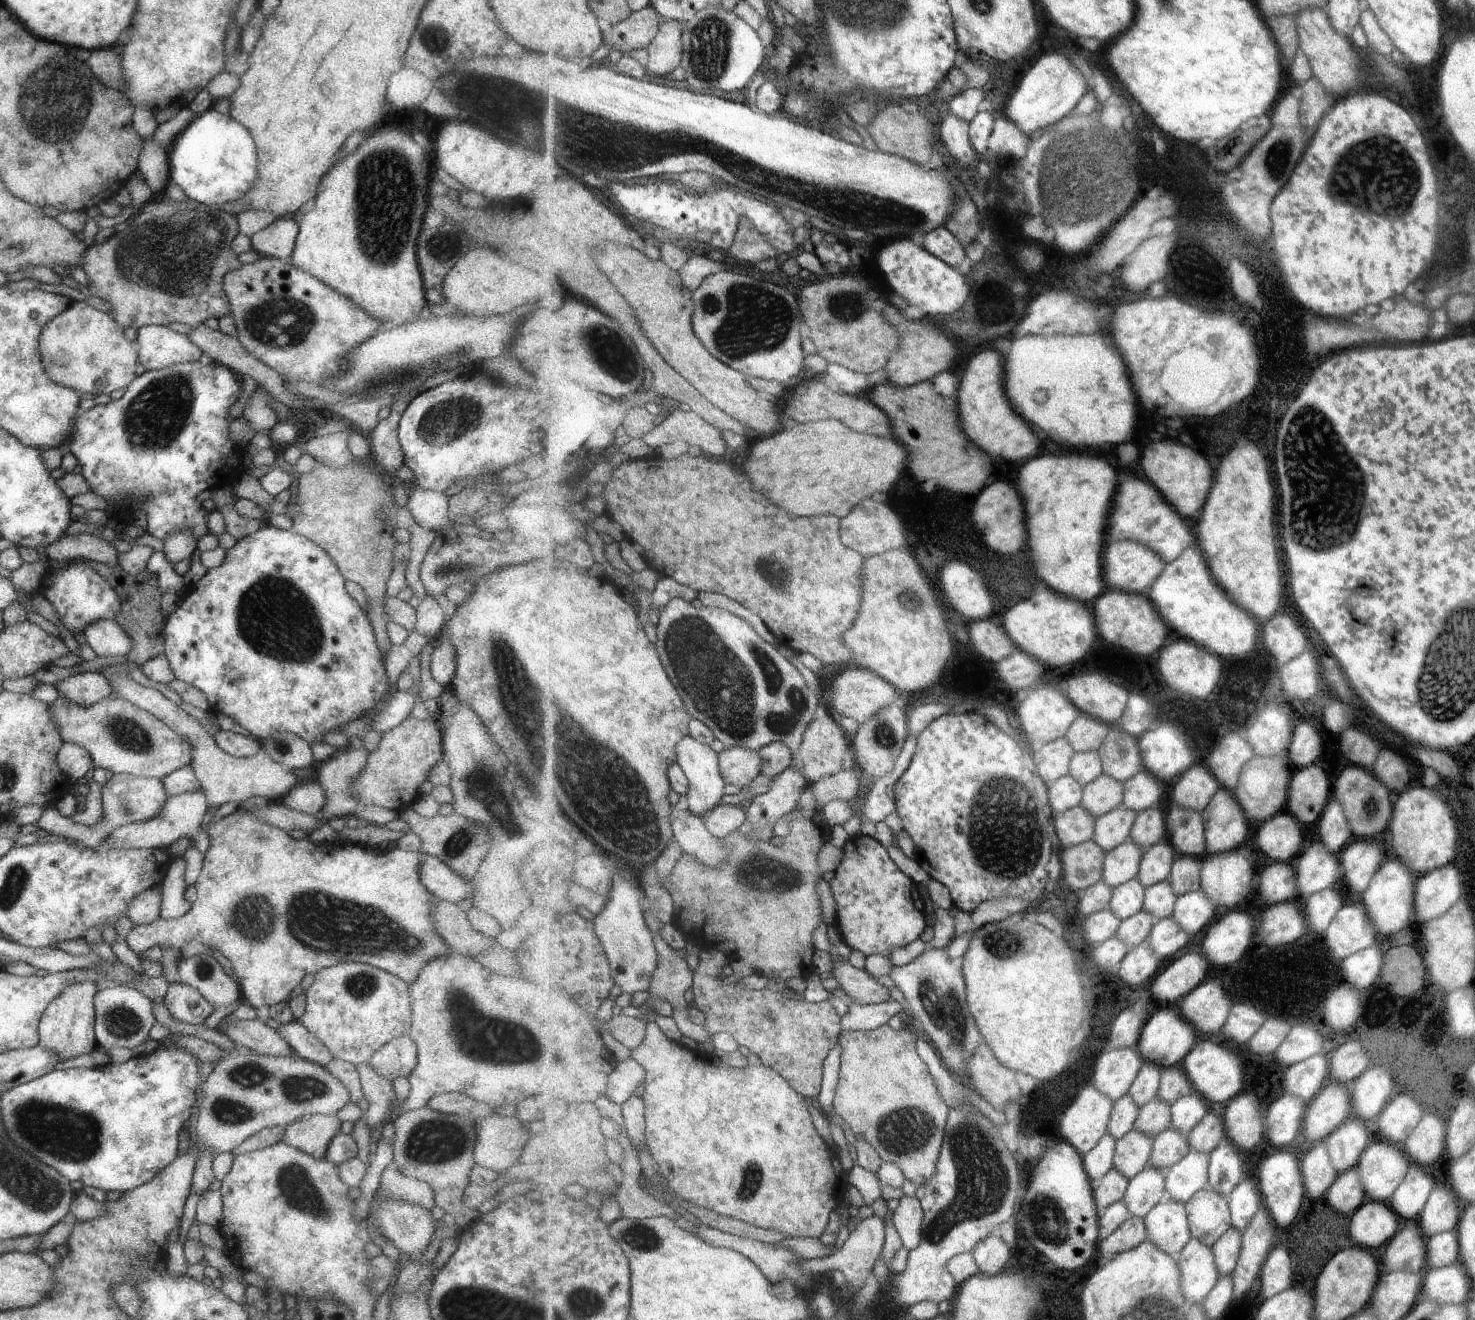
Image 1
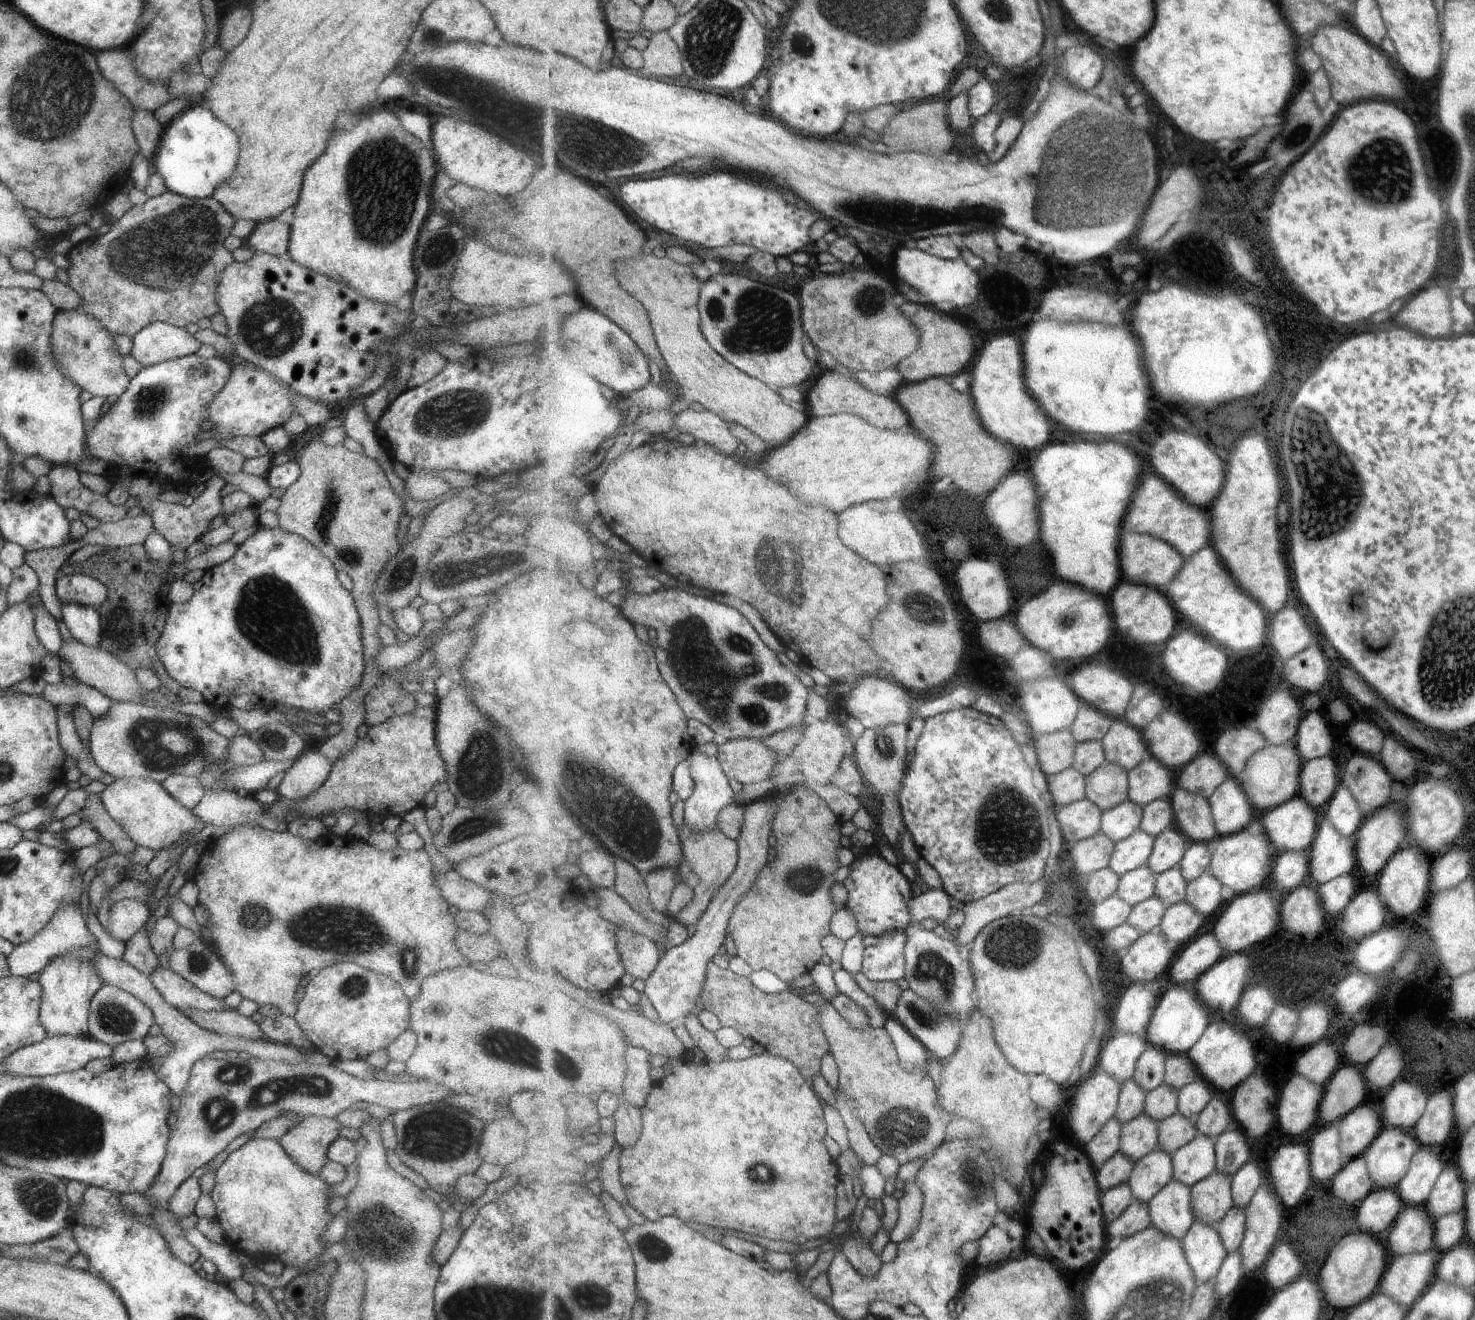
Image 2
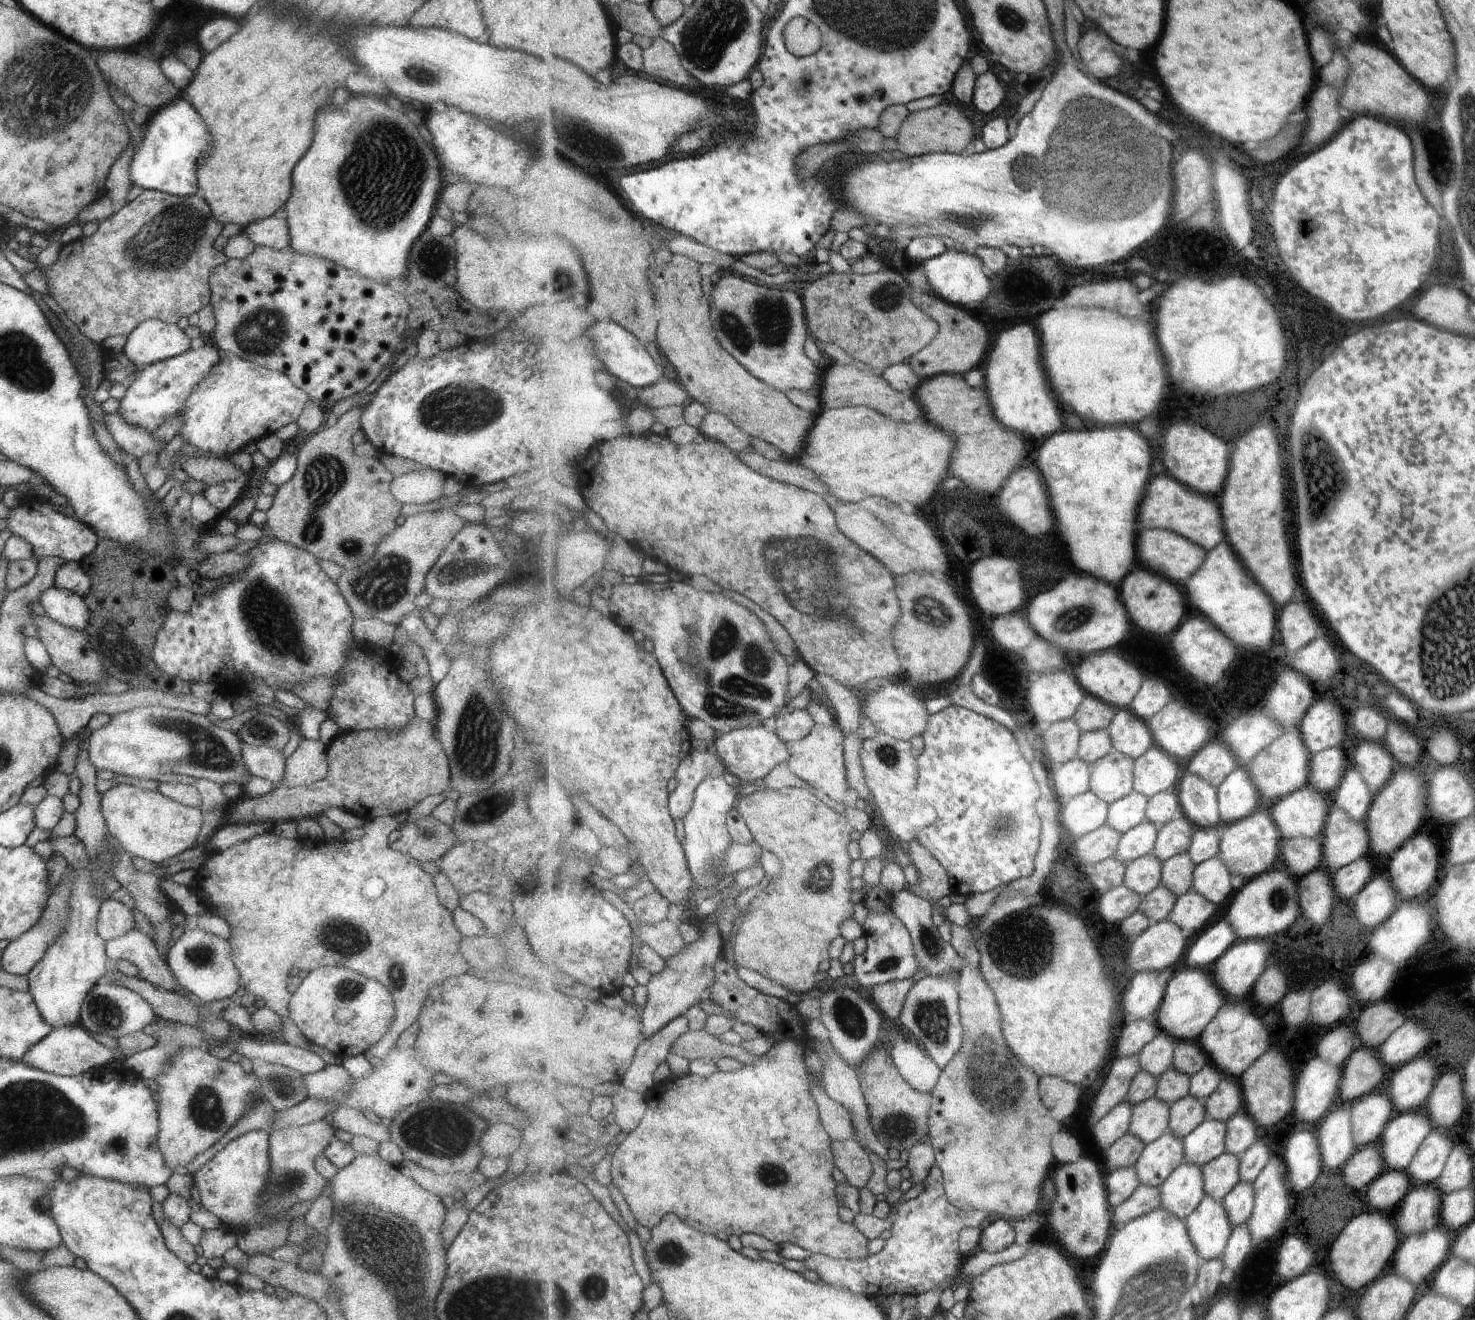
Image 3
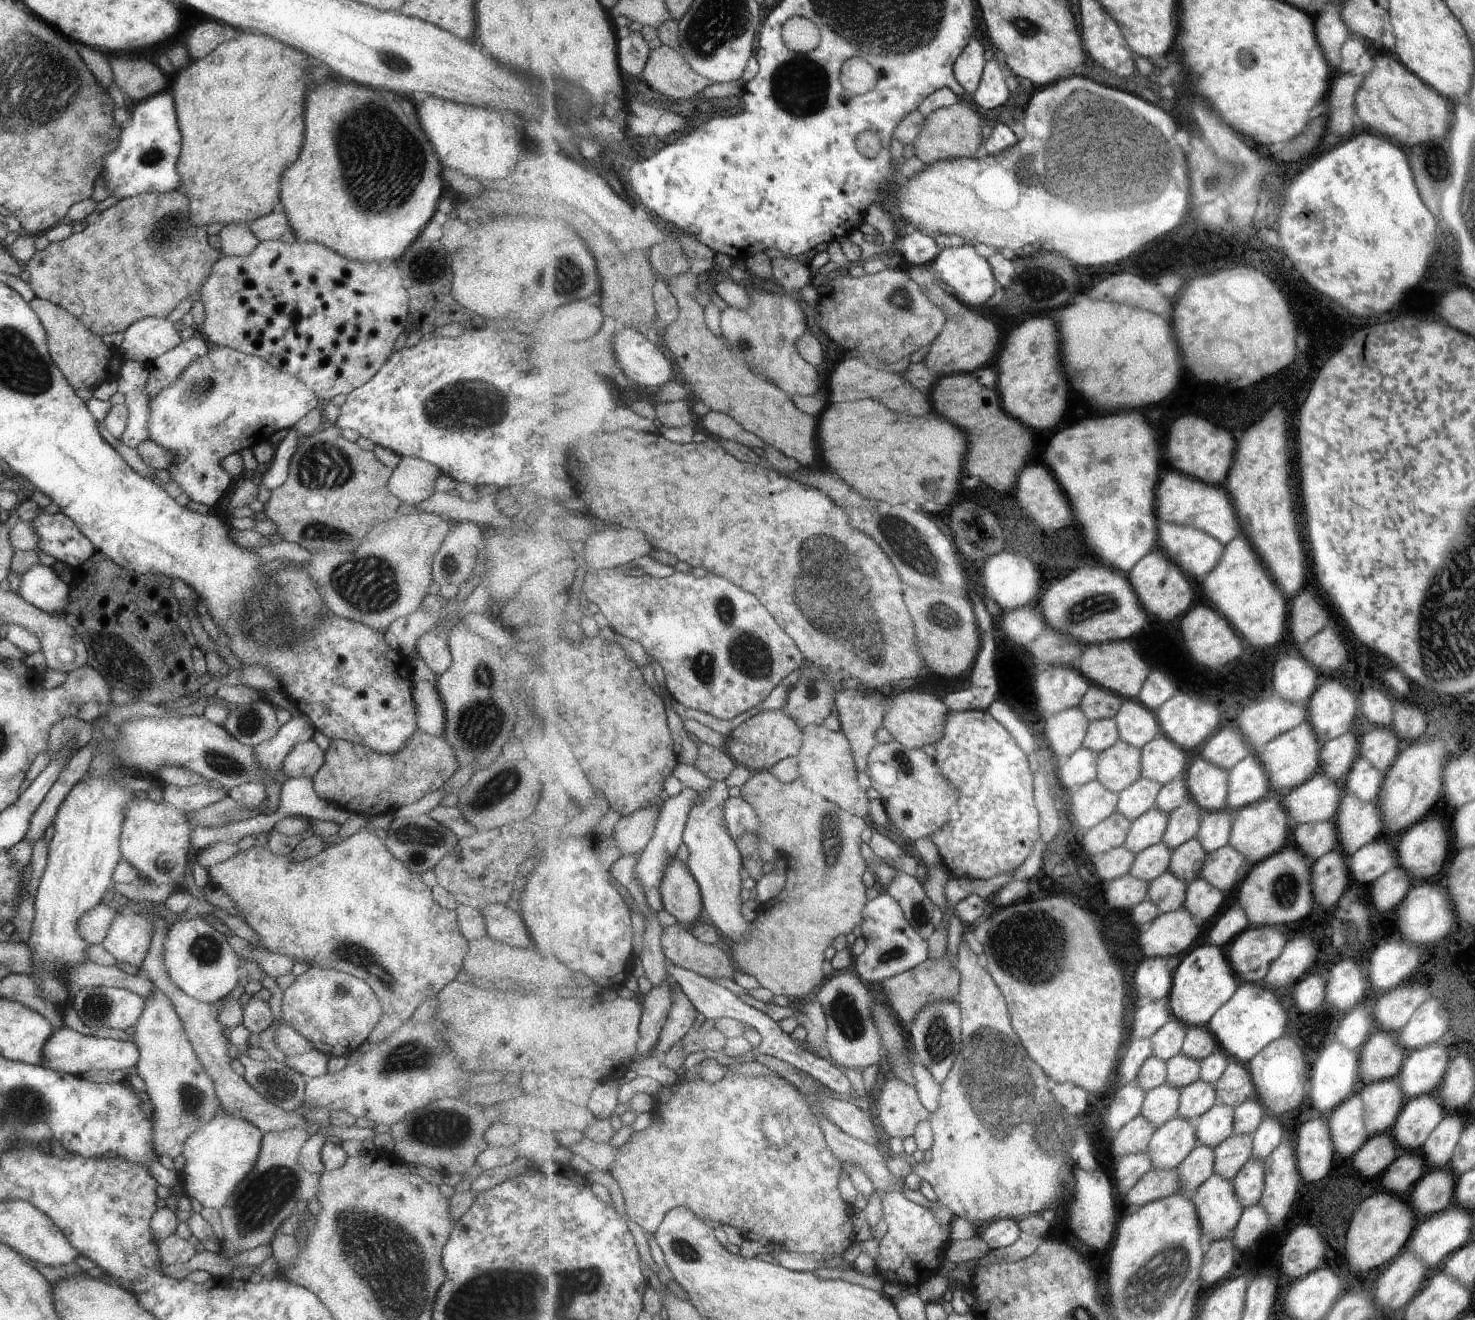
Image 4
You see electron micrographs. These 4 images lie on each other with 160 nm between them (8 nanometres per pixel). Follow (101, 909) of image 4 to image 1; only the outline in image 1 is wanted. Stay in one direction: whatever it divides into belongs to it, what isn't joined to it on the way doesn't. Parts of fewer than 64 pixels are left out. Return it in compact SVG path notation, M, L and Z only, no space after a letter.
M156 885L135 895L128 904L125 917L133 925L144 925L159 918L162 893Z

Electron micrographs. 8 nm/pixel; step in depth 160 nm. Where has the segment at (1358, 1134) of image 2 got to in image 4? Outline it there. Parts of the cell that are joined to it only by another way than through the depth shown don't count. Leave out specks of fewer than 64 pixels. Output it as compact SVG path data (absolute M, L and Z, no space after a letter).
M1379 1080L1363 1086L1363 1126L1369 1136L1379 1135L1391 1130L1397 1112L1404 1104L1403 1094L1397 1085L1397 1080Z

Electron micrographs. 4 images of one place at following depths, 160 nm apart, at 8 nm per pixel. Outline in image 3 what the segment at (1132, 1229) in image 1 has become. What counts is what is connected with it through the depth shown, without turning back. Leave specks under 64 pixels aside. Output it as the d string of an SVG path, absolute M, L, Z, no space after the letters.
M1141 1184L1129 1200L1115 1209L1115 1222L1126 1225L1128 1222L1159 1208L1161 1208L1161 1197L1158 1187Z

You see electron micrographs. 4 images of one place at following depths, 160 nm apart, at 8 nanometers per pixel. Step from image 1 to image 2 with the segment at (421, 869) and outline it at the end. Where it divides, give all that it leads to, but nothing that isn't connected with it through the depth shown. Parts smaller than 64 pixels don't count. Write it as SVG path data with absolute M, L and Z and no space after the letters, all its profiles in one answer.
M450 868L445 872L434 875L434 880L441 896L448 905L456 906L459 911L477 911L483 915L487 911L489 907L488 902L491 902L492 897L490 892L477 883L464 879L455 869Z

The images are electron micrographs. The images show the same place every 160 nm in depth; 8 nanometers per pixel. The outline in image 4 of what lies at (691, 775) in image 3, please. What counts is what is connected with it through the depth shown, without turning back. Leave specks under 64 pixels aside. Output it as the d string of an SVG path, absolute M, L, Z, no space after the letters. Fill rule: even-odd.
M701 744L693 768L705 774L709 779L727 780L738 764L724 751L724 748ZM684 788L683 791L676 797L666 798L663 804L662 812L656 829L654 830L654 837L647 845L647 848L642 852L640 861L637 863L634 870L634 876L640 883L647 887L660 888L663 882L663 877L668 862L675 857L681 842L684 842L684 832L686 824L690 818L691 809L694 807L695 800L698 798L699 792L697 790Z

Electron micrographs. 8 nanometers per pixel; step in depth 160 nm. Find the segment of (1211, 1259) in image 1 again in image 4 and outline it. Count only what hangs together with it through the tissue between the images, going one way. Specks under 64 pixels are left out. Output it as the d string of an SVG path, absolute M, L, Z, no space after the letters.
M1214 1173L1191 1196L1207 1244L1229 1237L1242 1219L1244 1206L1234 1186L1235 1181Z

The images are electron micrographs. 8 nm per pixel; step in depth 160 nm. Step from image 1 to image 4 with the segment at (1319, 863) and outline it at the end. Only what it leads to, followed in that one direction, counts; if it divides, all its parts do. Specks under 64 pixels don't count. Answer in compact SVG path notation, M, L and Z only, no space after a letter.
M1342 792L1335 813L1337 848L1349 858L1362 846L1375 841L1381 832L1381 808L1376 800L1363 801L1349 792Z

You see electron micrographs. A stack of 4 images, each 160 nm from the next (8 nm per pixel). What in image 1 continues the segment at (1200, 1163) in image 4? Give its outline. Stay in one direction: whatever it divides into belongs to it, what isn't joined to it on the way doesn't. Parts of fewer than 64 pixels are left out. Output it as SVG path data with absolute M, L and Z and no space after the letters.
M1170 1199L1158 1204L1144 1219L1148 1240L1172 1257L1178 1257L1193 1238L1190 1216L1182 1201Z

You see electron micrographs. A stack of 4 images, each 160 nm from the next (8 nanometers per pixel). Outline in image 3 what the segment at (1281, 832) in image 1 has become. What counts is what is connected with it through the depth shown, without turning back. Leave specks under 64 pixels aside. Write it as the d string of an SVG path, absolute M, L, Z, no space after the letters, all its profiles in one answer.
M1313 785L1283 797L1273 804L1271 816L1282 830L1284 840L1304 836L1315 838L1323 832L1329 814L1327 796Z

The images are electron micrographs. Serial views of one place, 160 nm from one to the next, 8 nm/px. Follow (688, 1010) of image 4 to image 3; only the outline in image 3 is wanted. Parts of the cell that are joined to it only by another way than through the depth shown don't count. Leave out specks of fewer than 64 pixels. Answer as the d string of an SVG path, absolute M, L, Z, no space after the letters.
M683 1015L670 1022L662 1031L647 1037L636 1050L633 1064L623 1078L623 1086L630 1091L645 1096L655 1084L655 1070L667 1060L670 1046L690 1031L689 1019Z

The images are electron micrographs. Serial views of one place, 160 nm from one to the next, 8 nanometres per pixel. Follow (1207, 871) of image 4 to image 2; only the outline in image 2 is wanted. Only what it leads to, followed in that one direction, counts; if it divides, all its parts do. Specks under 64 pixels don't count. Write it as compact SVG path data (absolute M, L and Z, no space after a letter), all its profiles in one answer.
M1207 872L1188 884L1185 902L1206 918L1227 904L1226 897L1222 882Z

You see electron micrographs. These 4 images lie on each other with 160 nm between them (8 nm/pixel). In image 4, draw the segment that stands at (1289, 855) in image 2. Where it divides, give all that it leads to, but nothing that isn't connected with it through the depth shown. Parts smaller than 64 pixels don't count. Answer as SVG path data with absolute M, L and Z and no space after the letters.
M1335 820L1307 823L1293 830L1295 844L1312 862L1337 848L1337 828Z

